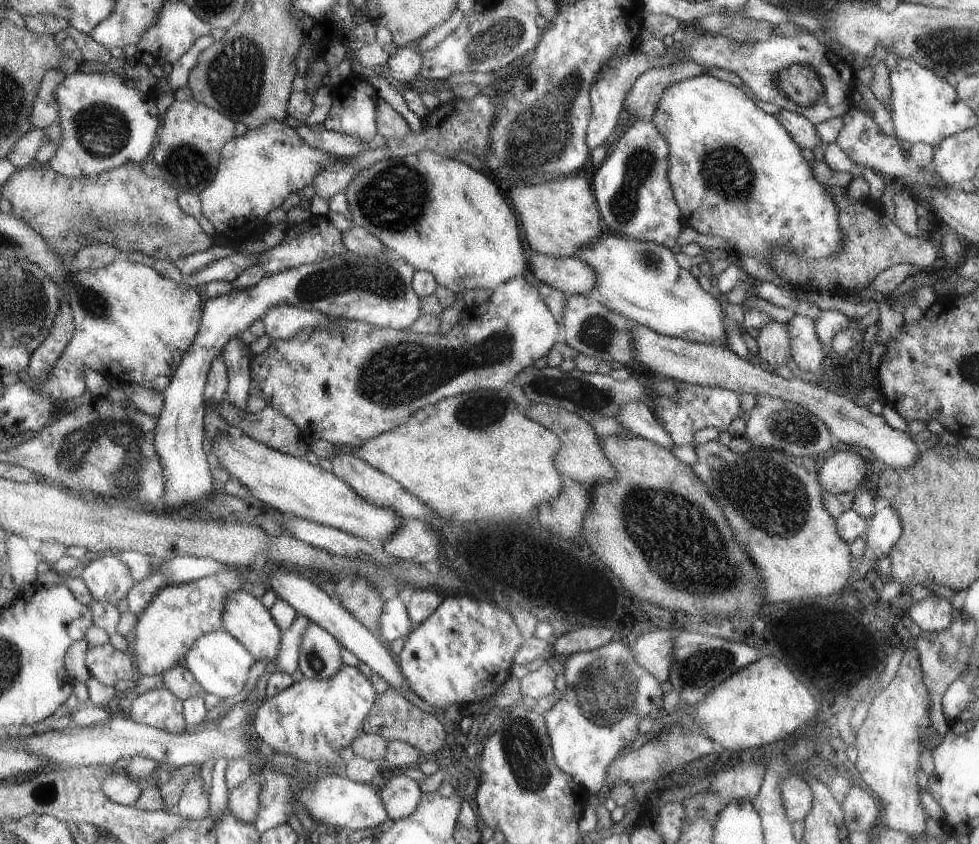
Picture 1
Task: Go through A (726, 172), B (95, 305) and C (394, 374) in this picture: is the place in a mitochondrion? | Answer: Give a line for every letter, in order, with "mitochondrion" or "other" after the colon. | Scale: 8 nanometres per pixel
A: mitochondrion
B: mitochondrion
C: mitochondrion

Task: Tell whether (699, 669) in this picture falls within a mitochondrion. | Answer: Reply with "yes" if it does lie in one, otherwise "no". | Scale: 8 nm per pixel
yes

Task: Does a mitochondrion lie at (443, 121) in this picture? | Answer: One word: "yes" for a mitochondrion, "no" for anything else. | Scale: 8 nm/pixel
yes

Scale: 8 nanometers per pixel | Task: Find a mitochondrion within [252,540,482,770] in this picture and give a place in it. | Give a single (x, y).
(314, 660)

